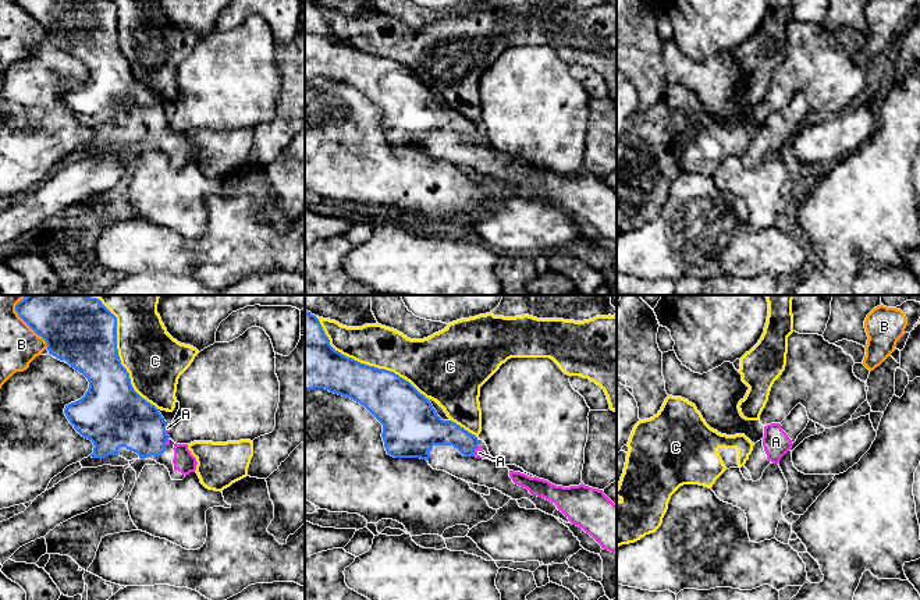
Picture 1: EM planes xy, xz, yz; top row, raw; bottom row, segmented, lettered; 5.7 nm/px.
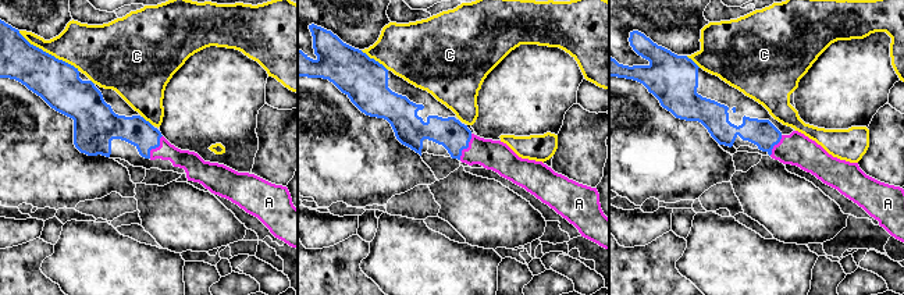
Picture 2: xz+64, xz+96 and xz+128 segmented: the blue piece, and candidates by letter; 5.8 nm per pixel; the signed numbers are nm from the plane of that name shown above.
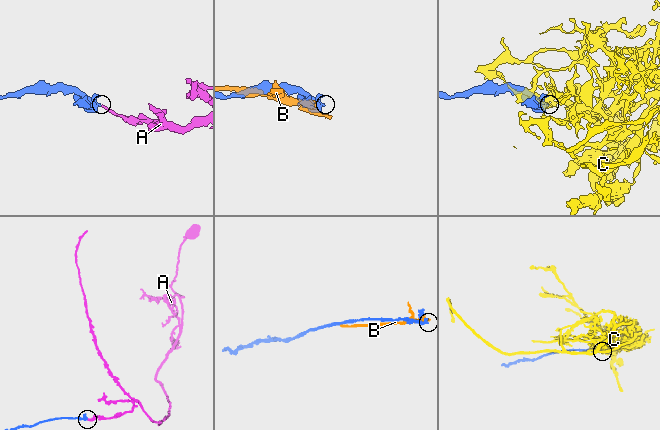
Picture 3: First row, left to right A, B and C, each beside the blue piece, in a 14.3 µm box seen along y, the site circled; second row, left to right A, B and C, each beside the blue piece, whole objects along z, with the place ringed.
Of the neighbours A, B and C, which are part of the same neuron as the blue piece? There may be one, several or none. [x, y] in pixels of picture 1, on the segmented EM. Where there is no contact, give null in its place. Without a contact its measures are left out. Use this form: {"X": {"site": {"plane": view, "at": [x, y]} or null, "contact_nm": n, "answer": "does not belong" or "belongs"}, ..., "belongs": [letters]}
{"A": {"site": {"plane": "xz", "at": [475, 448]}, "contact_nm": 80, "answer": "belongs"}, "B": {"site": {"plane": "xy", "at": [25, 322]}, "contact_nm": 340, "answer": "does not belong"}, "C": {"site": {"plane": "xy", "at": [117, 350]}, "contact_nm": 800, "answer": "does not belong"}, "belongs": ["A"]}

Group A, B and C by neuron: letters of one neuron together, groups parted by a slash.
A / B / C

